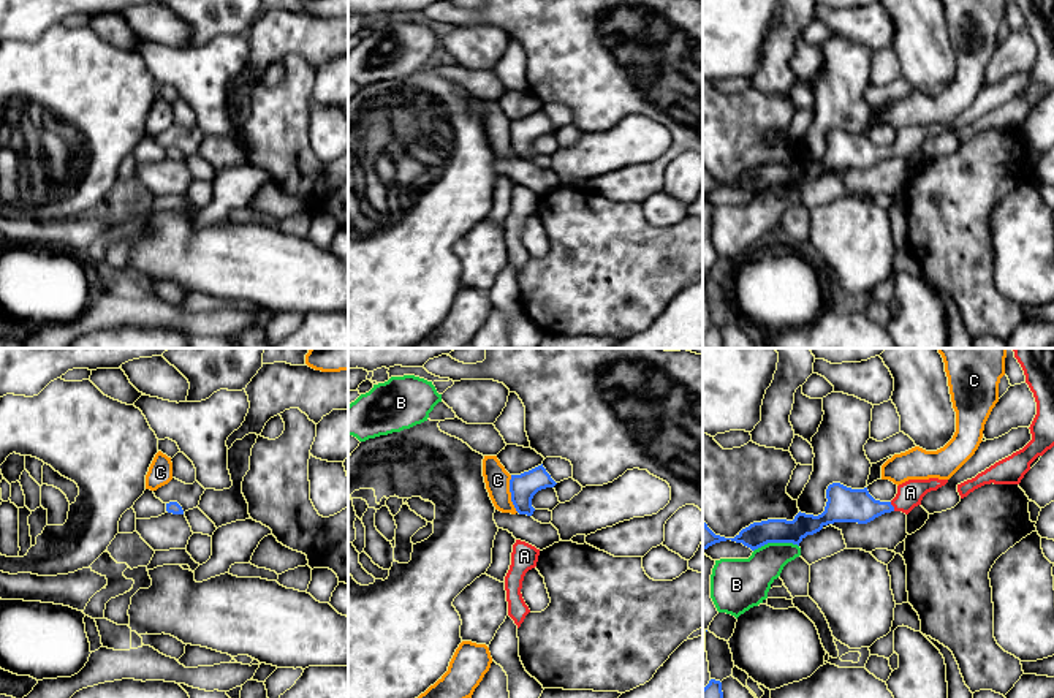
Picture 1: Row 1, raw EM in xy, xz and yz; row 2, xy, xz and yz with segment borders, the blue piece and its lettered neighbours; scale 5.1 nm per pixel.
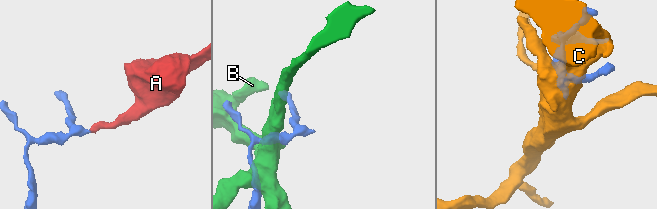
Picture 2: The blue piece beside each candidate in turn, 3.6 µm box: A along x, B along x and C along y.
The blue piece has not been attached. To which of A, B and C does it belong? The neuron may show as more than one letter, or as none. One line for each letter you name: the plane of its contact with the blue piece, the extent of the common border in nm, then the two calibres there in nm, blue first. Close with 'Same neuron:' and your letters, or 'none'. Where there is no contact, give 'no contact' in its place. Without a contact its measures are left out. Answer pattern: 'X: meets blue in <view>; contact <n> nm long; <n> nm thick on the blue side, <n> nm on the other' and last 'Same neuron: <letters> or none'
A: meets blue in yz; contact 50 nm long; 180 nm thick on the blue side, 130 nm on the other
Same neuron: A

